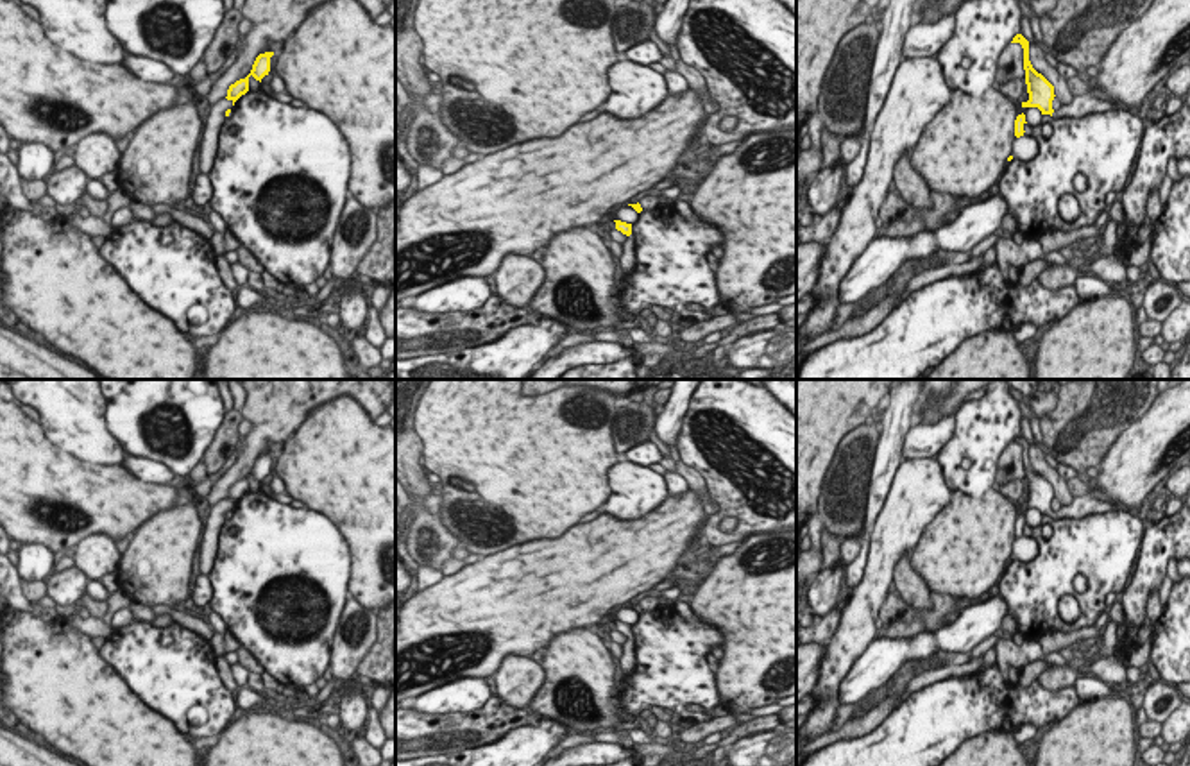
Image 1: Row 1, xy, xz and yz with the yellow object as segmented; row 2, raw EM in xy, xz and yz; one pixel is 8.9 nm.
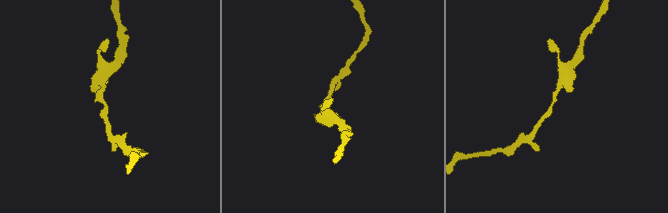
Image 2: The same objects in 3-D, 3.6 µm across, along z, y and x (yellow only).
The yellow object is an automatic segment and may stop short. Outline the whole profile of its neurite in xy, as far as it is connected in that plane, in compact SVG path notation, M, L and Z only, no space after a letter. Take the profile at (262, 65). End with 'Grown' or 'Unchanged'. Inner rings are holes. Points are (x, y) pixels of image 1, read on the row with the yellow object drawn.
M274 52L259 54L259 55L256 57L254 64L252 64L251 73L249 73L245 79L240 79L240 81L236 81L234 84L229 86L225 98L231 100L233 106L234 106L234 102L236 102L242 95L245 95L245 93L249 91L249 77L251 77L251 75L252 75L256 81L259 81L259 82L261 82L261 79L263 79L265 75L268 75L268 72L270 72L270 57L272 57L272 55L274 55Z. Unchanged.

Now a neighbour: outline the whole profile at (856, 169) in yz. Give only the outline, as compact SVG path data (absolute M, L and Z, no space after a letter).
M871 136L864 138L859 156L846 168L846 188L848 190L854 190L863 181L864 168L868 163L870 140Z

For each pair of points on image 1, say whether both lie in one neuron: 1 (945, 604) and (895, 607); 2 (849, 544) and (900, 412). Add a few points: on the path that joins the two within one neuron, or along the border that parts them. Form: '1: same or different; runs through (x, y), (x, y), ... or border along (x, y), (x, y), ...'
1: different; border along (917, 609), (911, 620), (888, 625)
2: same; runs through (870, 516), (890, 446)

